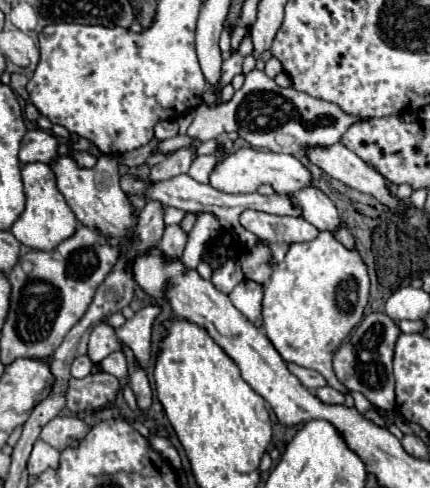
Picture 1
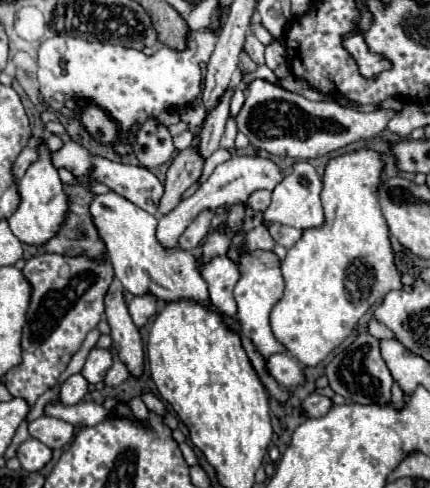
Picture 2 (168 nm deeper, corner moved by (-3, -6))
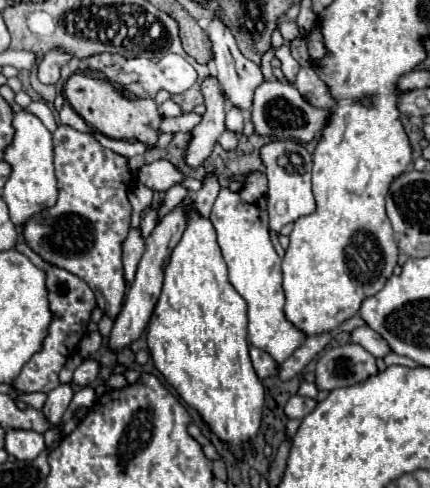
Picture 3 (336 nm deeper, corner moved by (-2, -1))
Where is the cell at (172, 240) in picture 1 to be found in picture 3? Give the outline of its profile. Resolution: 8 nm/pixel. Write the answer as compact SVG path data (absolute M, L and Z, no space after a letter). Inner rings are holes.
M206 173L202 179L200 191L194 195L194 207L200 215L204 217L210 215L210 209L218 197L218 191L220 191L220 183L218 183L216 173Z

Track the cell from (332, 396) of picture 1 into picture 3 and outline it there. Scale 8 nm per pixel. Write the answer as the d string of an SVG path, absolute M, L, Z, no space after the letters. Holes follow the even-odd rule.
M294 395L294 397L288 399L288 403L284 407L284 413L286 413L288 419L302 419L314 407L316 407L316 401L314 399L304 399L300 395Z

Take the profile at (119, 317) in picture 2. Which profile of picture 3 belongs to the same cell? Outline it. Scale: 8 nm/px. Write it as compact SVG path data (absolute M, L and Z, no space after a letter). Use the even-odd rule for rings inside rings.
M58 125L58 129L54 131L54 169L58 179L58 201L52 207L32 215L24 223L24 239L28 247L46 263L66 269L72 275L84 279L94 291L100 309L114 319L122 309L126 291L122 271L122 243L130 231L132 207L128 201L128 191L136 183L136 175L128 167L128 157L104 149L90 133L76 131L68 125Z

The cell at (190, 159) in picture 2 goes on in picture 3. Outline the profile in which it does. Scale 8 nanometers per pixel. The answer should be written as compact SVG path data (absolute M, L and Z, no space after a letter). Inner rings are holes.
M210 77L202 83L206 113L202 121L192 129L192 141L186 151L186 163L190 167L198 167L210 153L218 137L226 131L224 113L226 113L226 97L218 89L218 79Z

